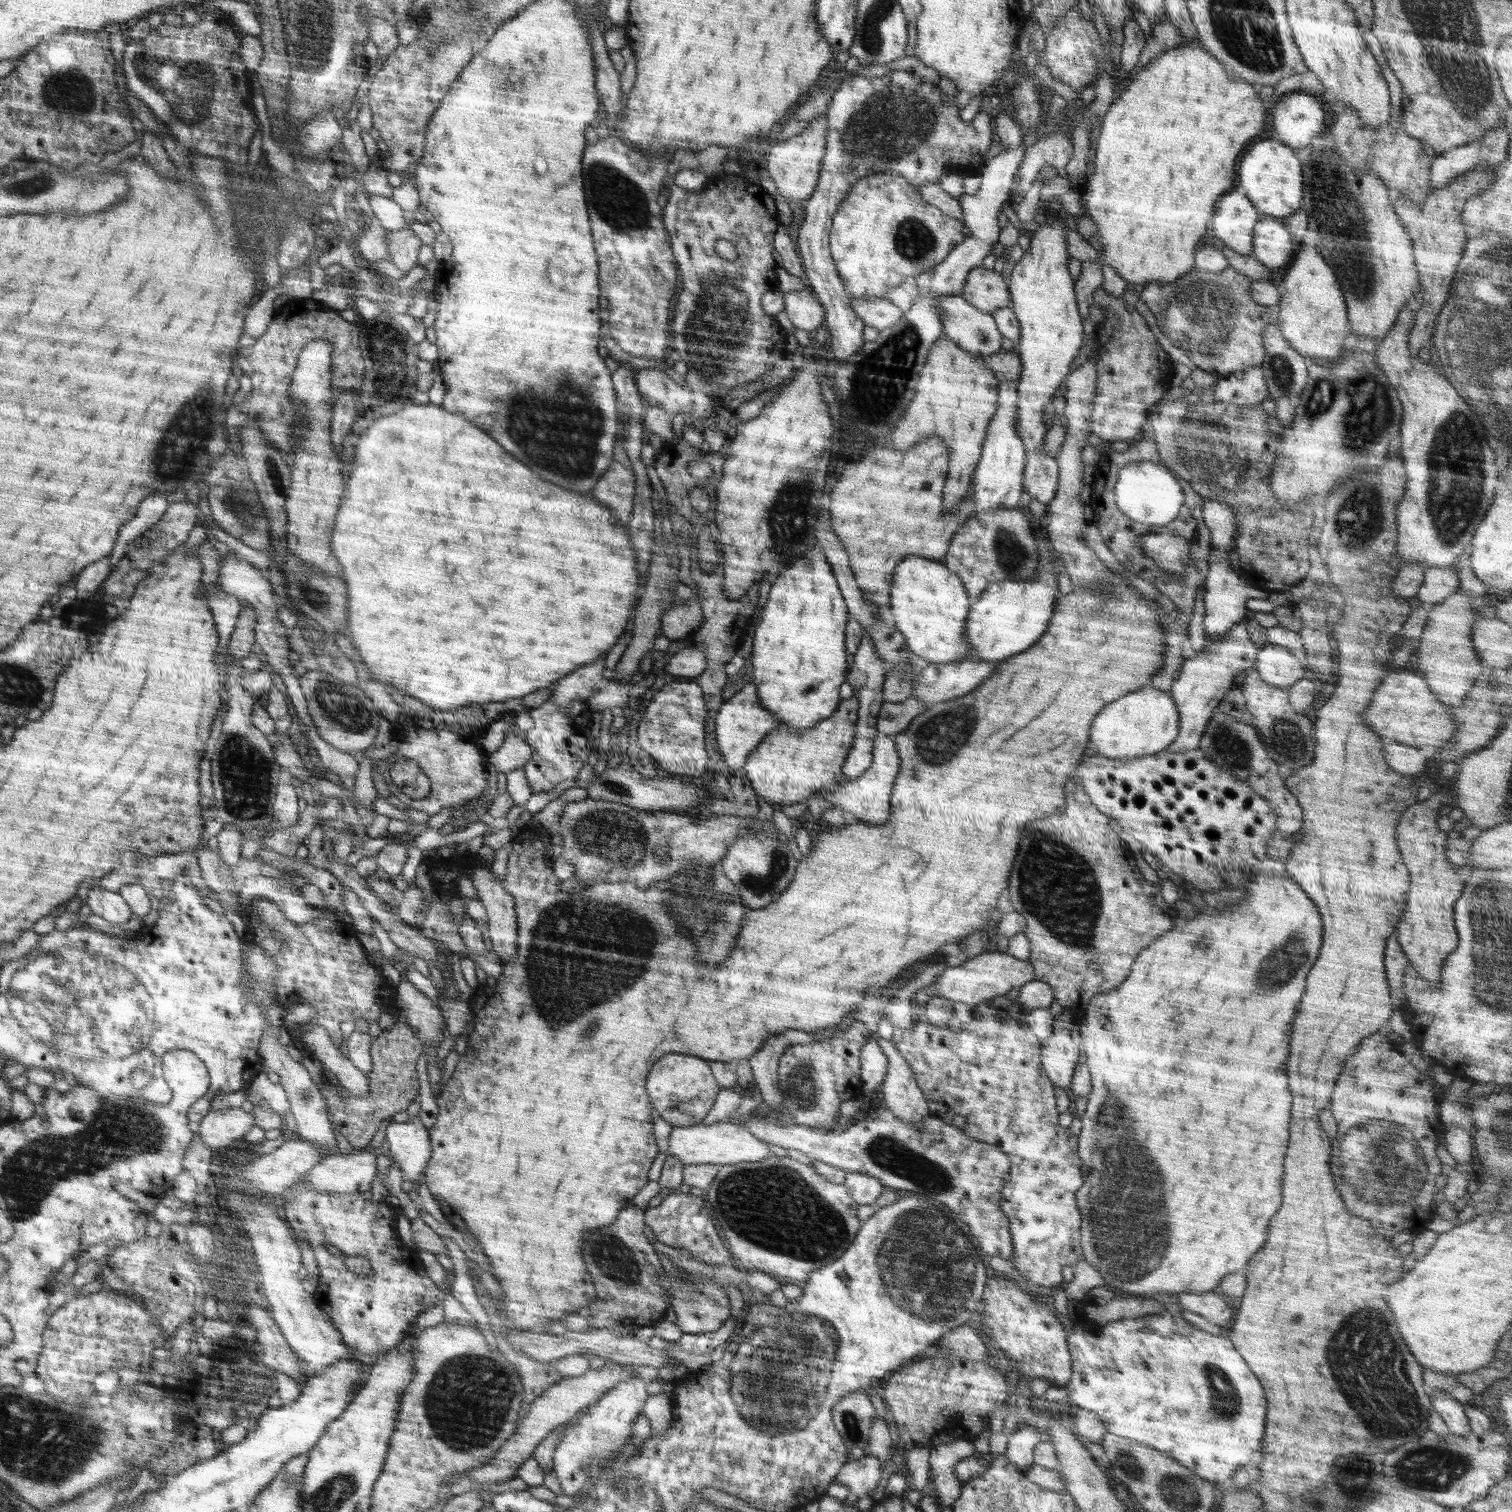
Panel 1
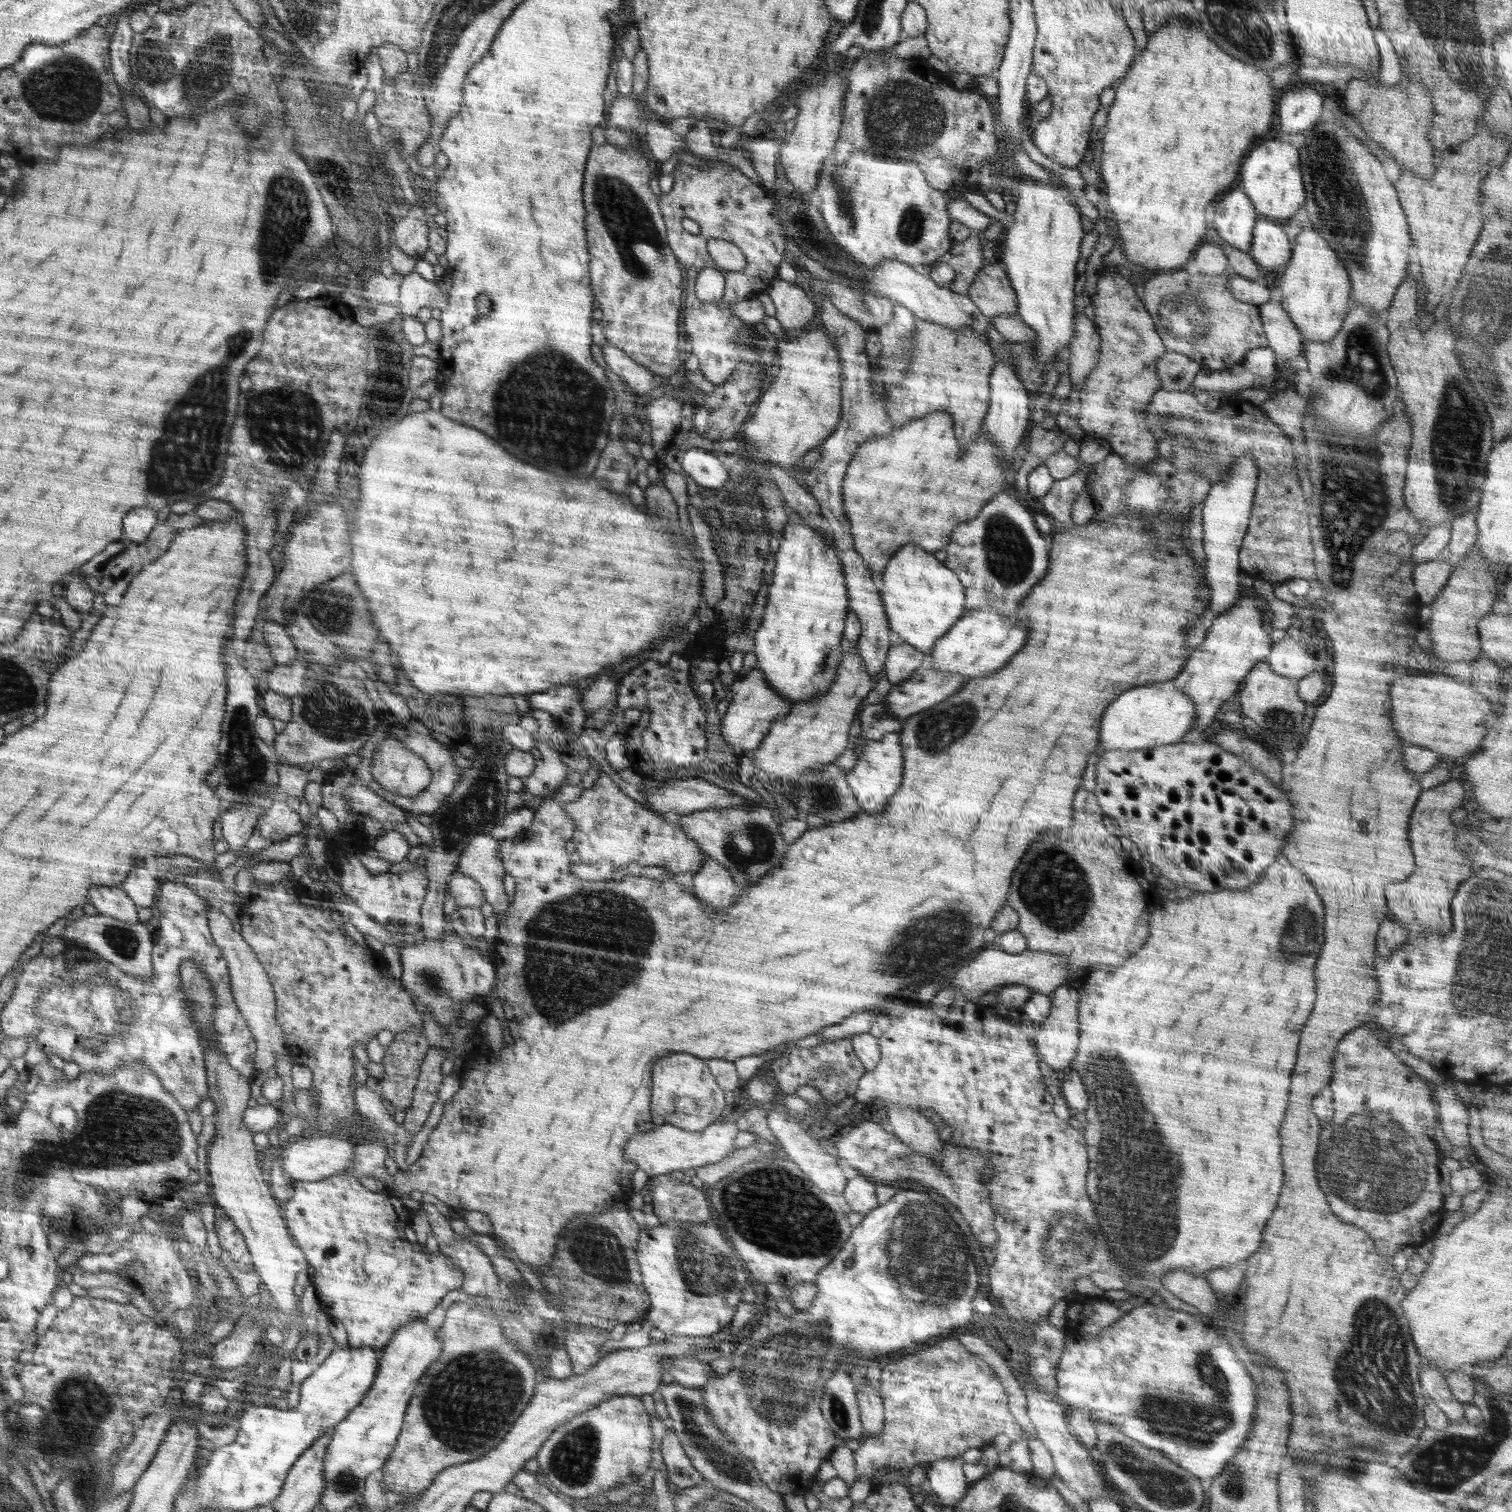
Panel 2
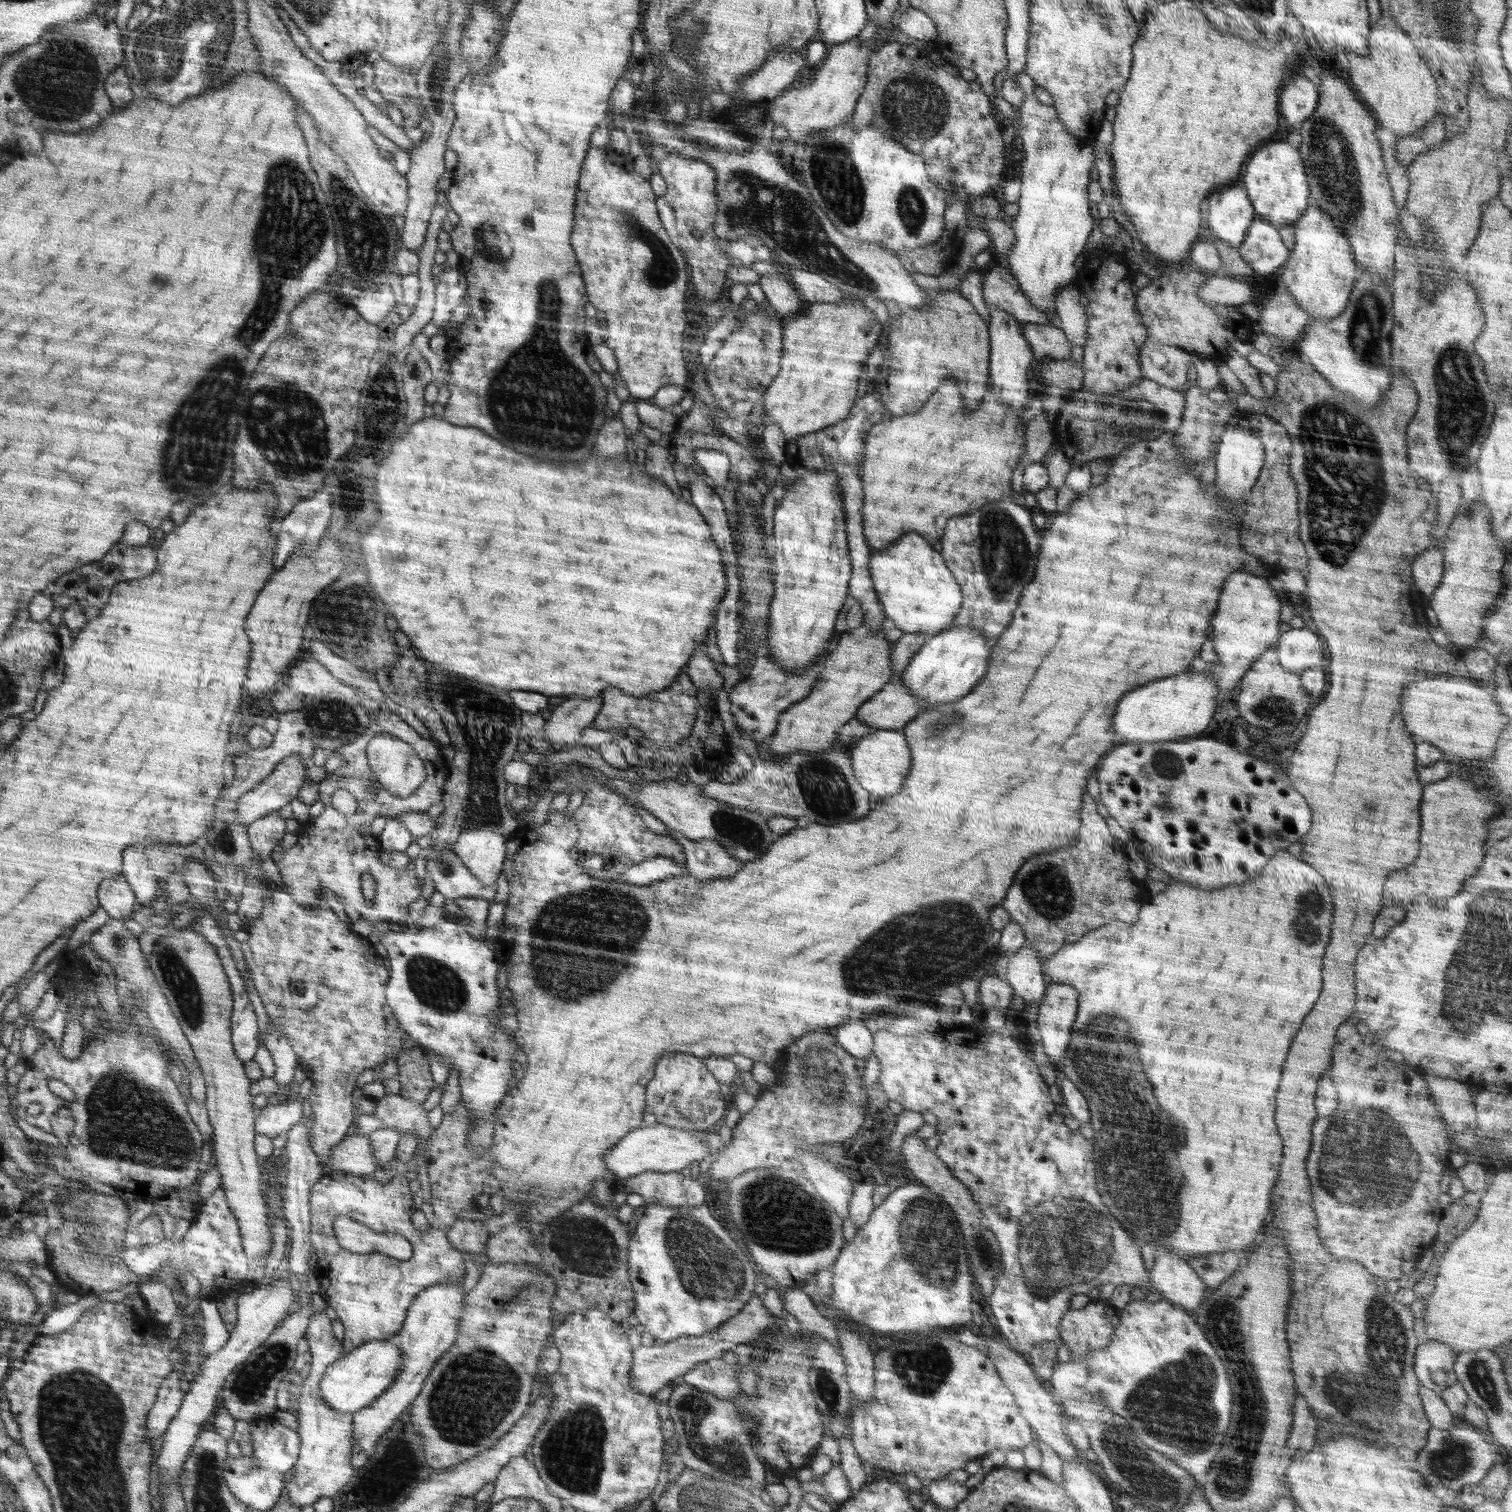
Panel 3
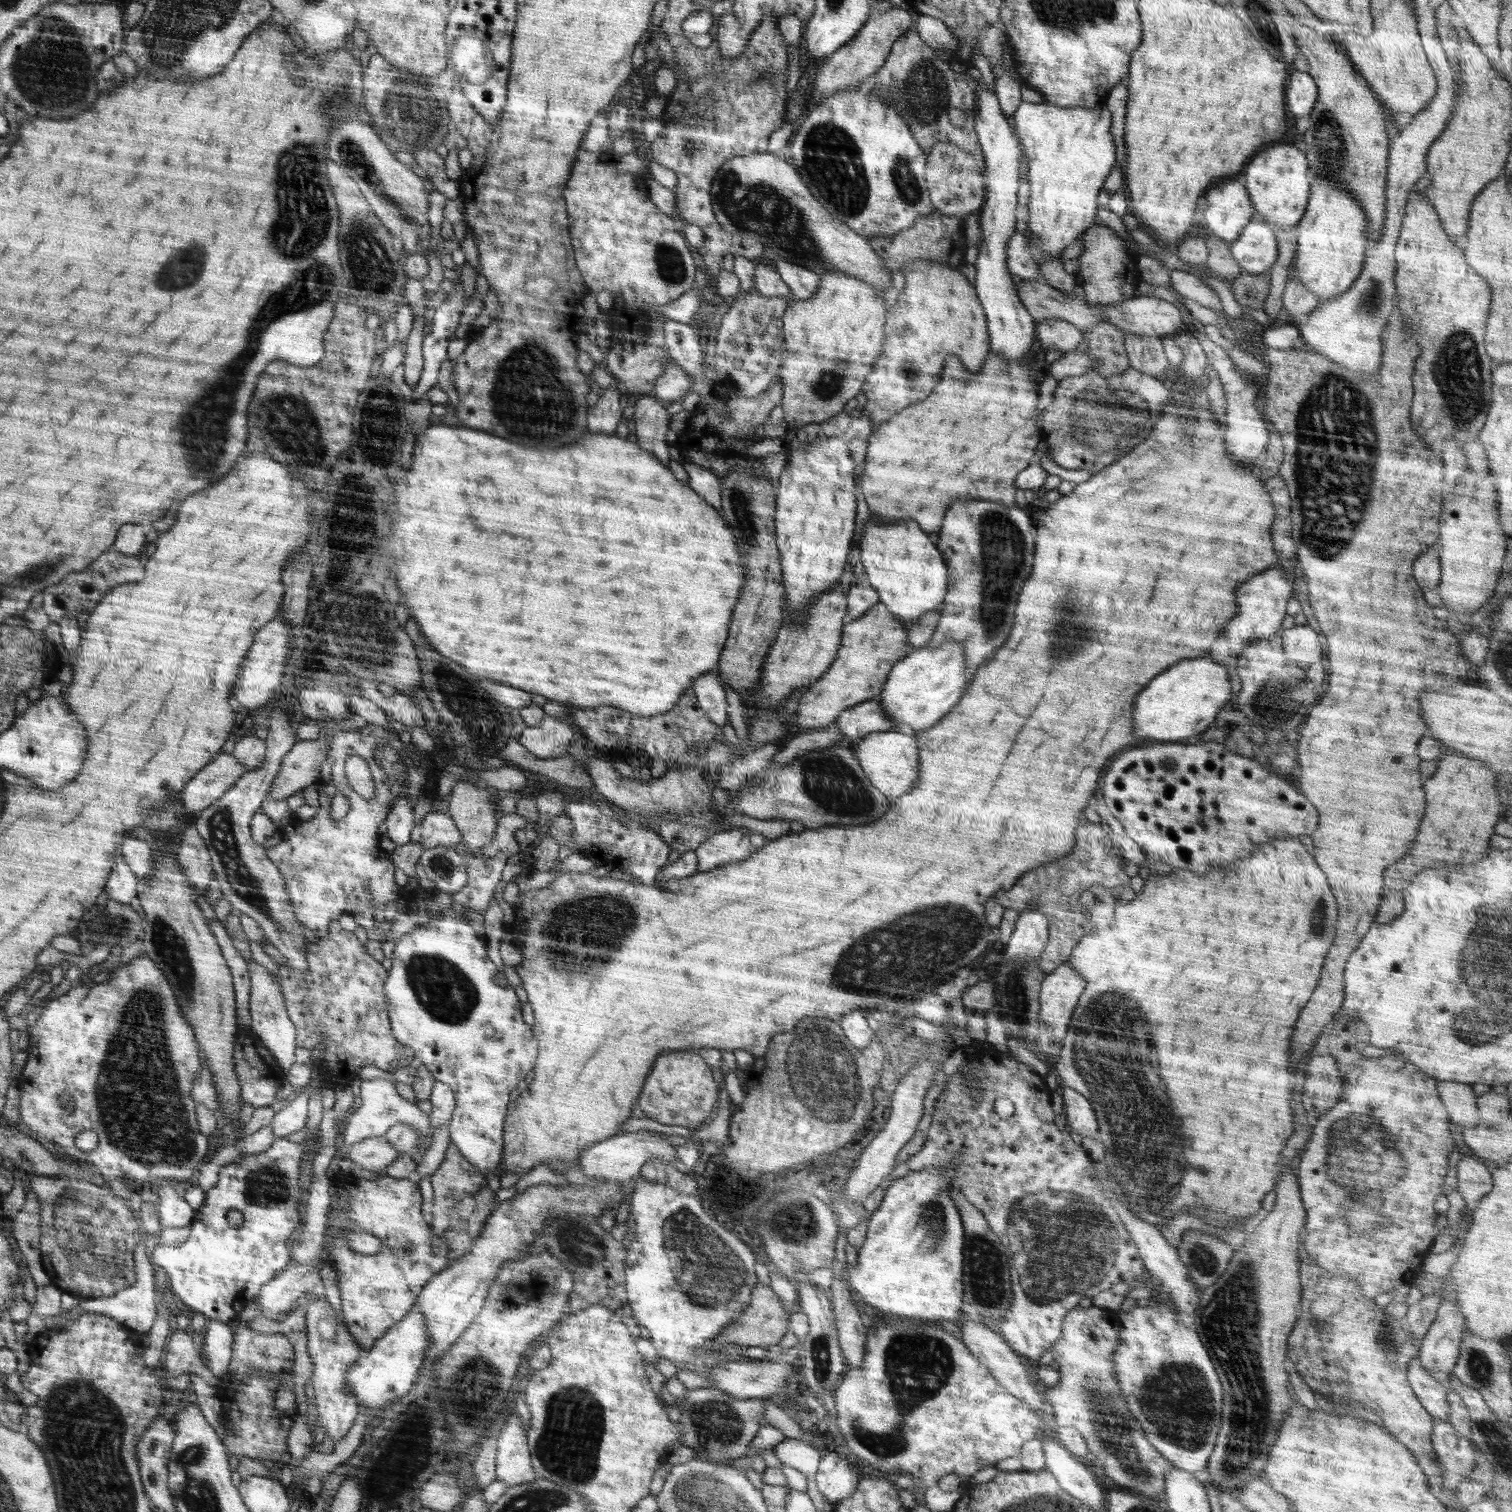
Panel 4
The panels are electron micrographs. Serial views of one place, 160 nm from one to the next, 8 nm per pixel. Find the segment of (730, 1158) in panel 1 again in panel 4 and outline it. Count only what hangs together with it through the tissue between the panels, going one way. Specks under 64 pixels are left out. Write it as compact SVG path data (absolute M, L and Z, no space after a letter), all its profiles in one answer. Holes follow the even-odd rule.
M620 1132L609 1139L594 1143L588 1149L581 1150L579 1158L580 1172L588 1177L601 1177L608 1181L629 1182L638 1178L644 1164L652 1159L658 1159L665 1163L673 1164L677 1158L675 1146L670 1145L666 1139L662 1139L656 1132Z

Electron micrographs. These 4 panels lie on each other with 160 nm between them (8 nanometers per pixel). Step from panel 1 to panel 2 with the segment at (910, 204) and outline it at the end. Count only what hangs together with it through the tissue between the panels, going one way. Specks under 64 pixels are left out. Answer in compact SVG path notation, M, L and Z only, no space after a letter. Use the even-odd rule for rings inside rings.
M855 150L838 168L834 157L826 158L818 177L814 192L820 198L820 214L828 232L843 251L866 268L873 269L886 259L894 259L913 268L917 265L937 265L940 257L952 246L951 218L947 208L949 200L962 198L963 192L959 189L941 191L931 187L915 162L878 155L869 150Z

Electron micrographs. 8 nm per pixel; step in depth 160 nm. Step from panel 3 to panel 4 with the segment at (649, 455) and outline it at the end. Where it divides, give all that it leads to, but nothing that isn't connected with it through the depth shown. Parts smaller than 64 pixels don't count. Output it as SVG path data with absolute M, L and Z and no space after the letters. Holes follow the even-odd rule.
M640 394L634 407L633 418L636 432L638 432L638 446L646 452L654 454L658 458L658 462L662 462L666 468L670 469L670 444L666 440L670 416L667 409L653 394Z

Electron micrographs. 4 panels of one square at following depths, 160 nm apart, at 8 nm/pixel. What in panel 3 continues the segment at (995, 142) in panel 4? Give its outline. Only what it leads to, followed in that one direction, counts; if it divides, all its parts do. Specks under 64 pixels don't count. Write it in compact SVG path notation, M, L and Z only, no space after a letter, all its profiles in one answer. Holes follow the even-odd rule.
M989 308L989 341L990 341L990 376L992 376L992 386L998 398L1006 400L1014 410L1028 406L1033 397L1029 391L1026 372L1033 361L1033 352L1029 342L1021 329L1021 322L1012 314L999 308ZM1028 390L1028 392L1026 392Z

